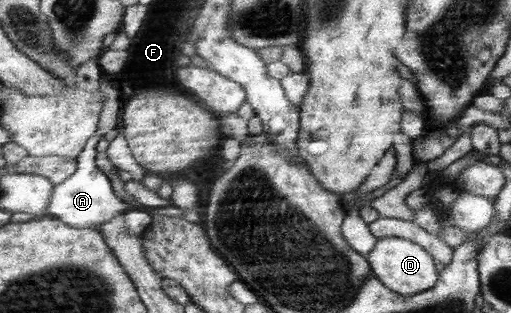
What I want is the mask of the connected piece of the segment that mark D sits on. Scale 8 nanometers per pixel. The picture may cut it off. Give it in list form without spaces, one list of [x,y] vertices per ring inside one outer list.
[[[389,236],[380,240],[368,259],[374,268],[374,274],[387,287],[405,297],[431,291],[438,286],[441,279],[436,258],[430,252],[427,252],[423,245],[403,237]]]

